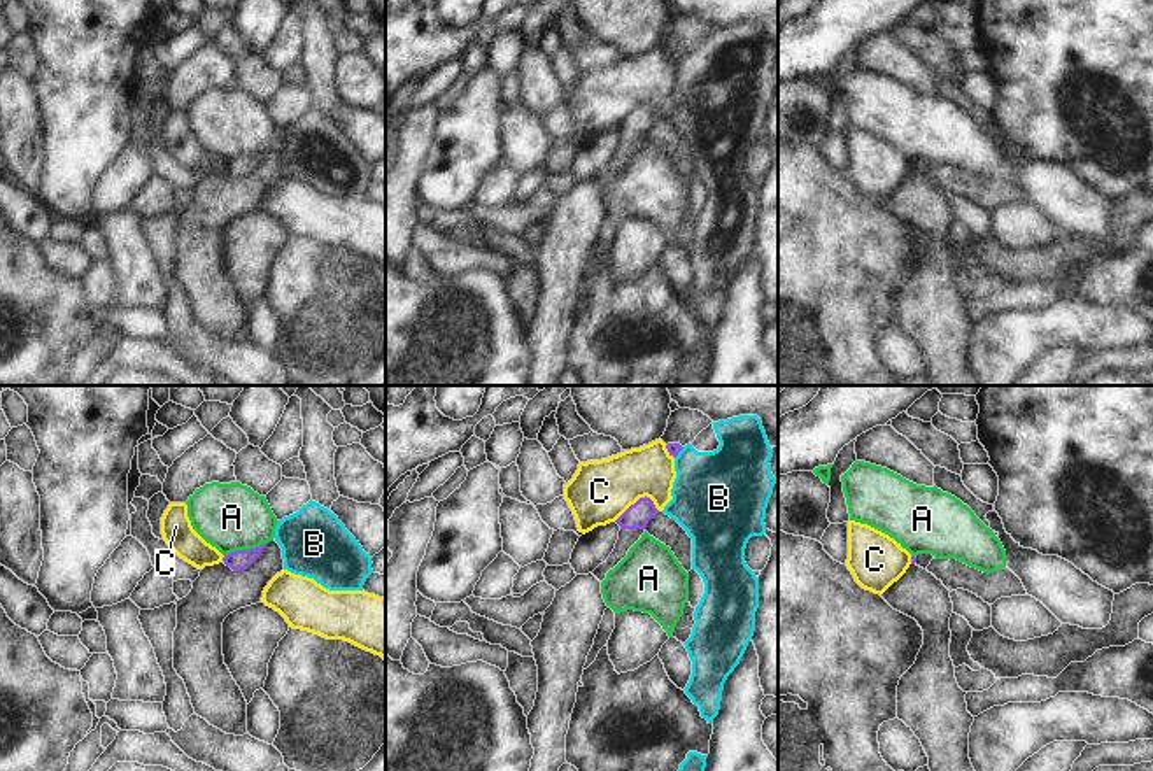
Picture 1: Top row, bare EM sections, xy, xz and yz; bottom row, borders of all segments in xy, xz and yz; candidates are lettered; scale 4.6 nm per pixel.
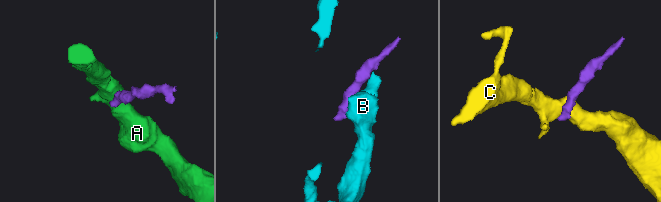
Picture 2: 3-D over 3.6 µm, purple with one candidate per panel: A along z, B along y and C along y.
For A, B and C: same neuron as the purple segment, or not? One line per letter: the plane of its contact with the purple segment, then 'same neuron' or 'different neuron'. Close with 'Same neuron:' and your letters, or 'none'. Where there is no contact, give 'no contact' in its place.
A: xy | different neuron
B: xz | different neuron
C: xz | different neuron
Same neuron: none

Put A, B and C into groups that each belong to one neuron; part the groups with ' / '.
A / B / C

